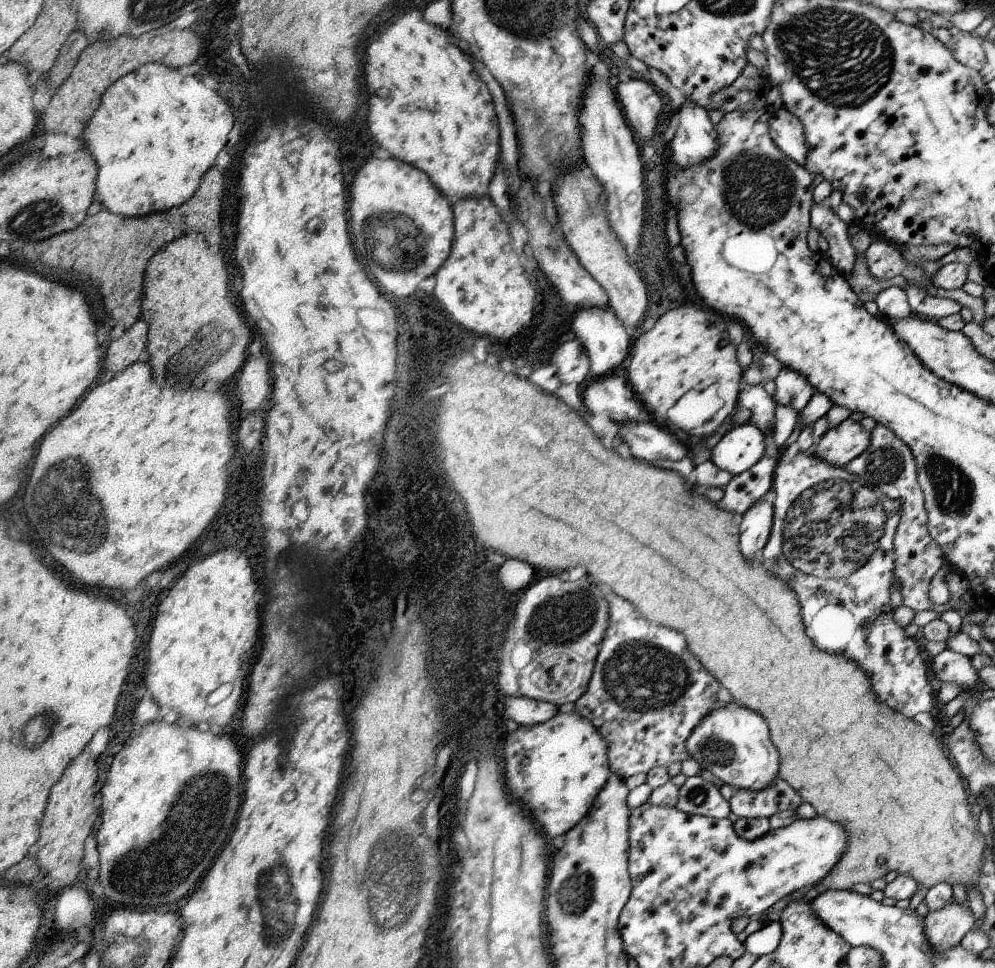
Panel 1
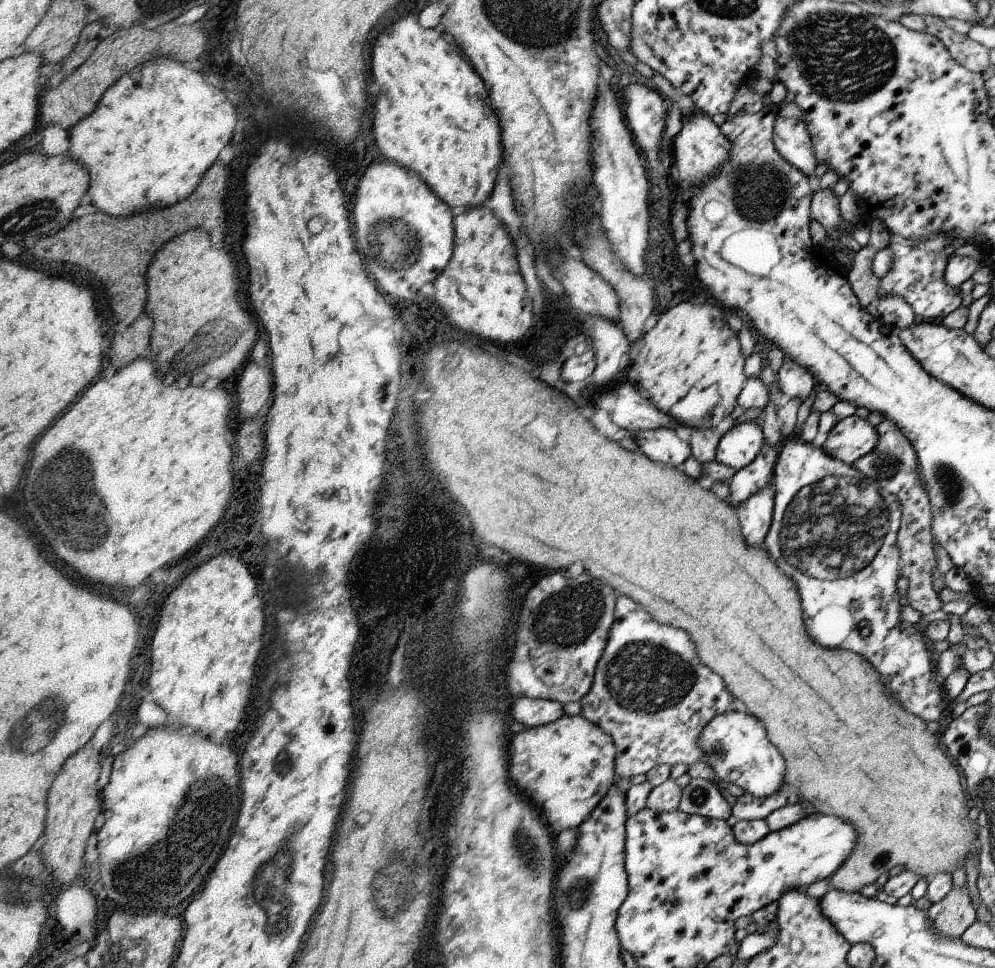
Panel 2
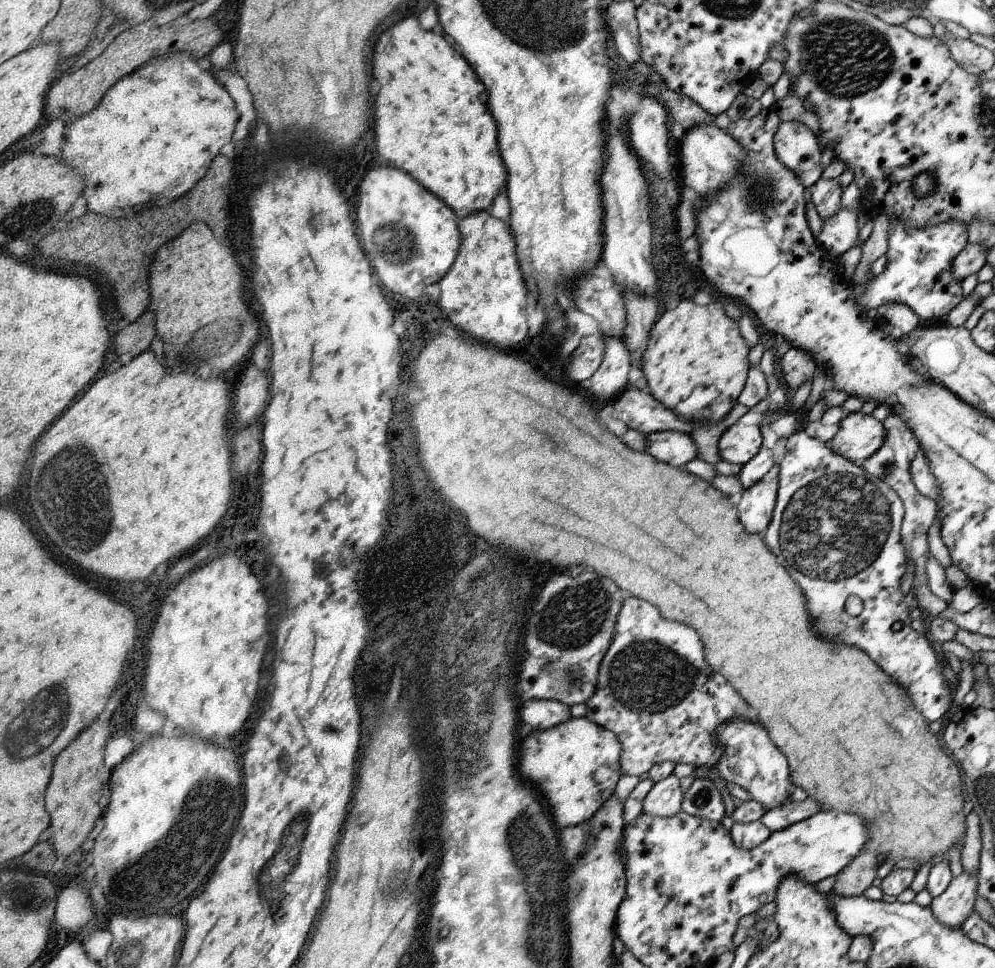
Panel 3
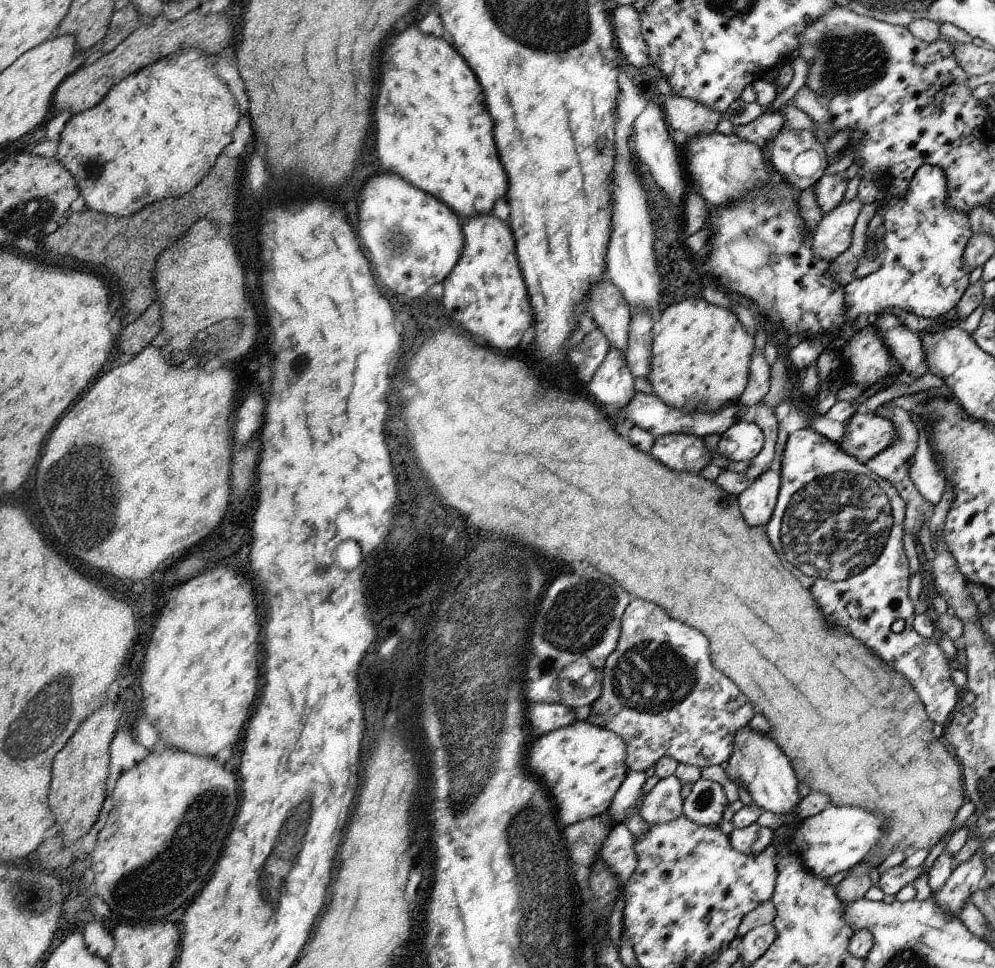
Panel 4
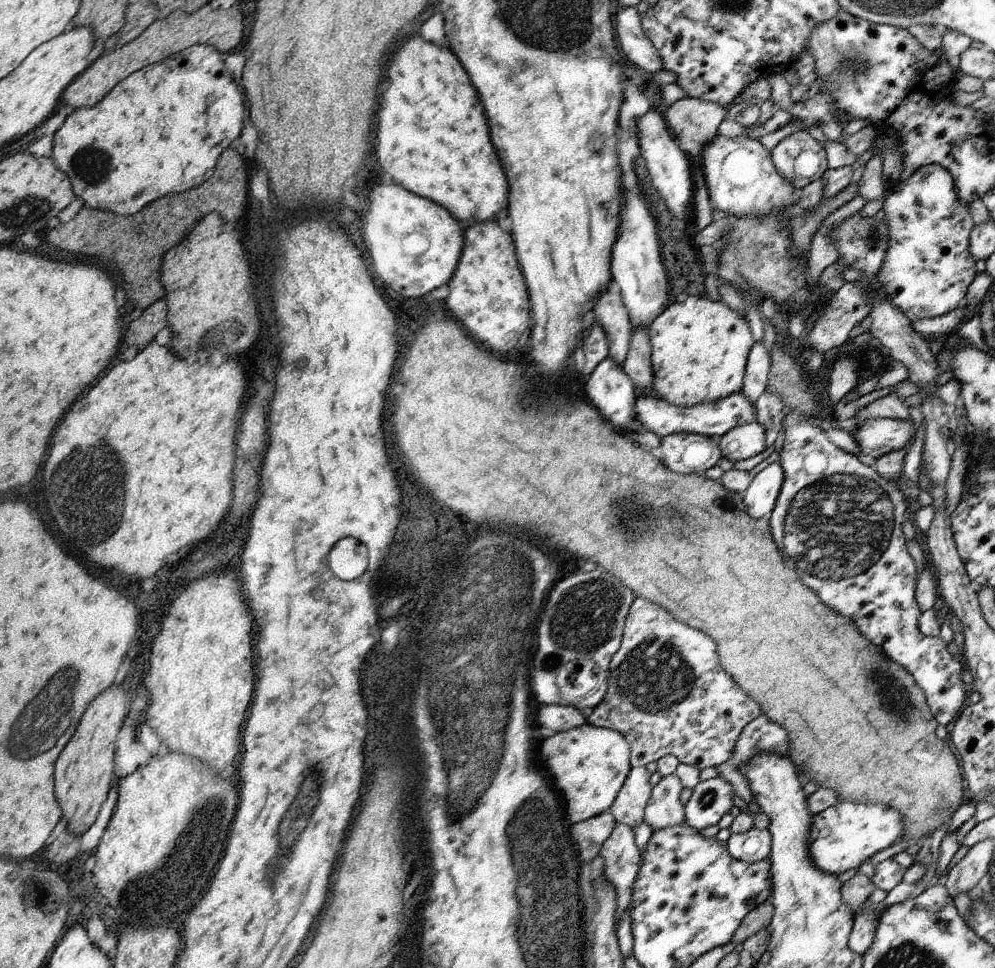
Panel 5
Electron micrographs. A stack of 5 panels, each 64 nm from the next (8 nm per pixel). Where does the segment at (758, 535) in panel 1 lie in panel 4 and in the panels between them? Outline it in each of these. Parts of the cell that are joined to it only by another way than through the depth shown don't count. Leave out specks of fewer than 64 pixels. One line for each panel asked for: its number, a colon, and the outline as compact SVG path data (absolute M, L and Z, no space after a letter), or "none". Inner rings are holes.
2: M769 478L767 488L763 488L759 494L753 494L745 504L737 508L737 512L741 514L741 532L745 534L745 544L753 548L763 546L773 520L773 498L775 486L773 478Z
3: M771 472L761 478L759 484L755 484L751 490L745 490L737 508L741 514L741 524L745 524L745 532L749 536L763 536L767 530L771 518L773 518L773 508L777 500L777 474Z
4: M775 464L739 494L741 516L745 516L745 520L749 520L753 528L765 528L765 524L769 522L777 502L779 486L781 486L781 472L779 466Z

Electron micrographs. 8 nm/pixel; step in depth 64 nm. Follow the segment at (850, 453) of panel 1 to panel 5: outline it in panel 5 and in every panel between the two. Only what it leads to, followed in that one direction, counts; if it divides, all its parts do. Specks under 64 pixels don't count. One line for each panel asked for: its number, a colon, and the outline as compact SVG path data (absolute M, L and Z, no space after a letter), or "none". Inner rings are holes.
2: M849 416L829 430L821 448L833 460L843 462L845 466L853 466L853 462L875 448L877 440L877 428L873 428L867 420Z
3: M849 414L837 424L837 428L837 434L827 442L827 446L855 466L861 466L865 458L871 458L885 440L883 422L877 422L871 414Z
4: M857 410L845 424L843 438L837 446L859 464L865 464L883 452L893 440L897 440L897 428L889 420L875 412Z
5: M871 418L857 420L857 428L851 432L857 446L857 460L863 462L863 456L879 458L889 452L897 452L907 446L915 436L913 420L891 420L891 418Z

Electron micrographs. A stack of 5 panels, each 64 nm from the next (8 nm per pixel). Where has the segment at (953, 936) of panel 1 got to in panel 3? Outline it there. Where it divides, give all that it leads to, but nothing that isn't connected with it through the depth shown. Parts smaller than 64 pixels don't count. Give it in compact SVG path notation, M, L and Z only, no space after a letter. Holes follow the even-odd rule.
M959 874L951 880L945 892L931 900L931 912L943 926L959 930L967 916L973 914L973 904L977 900L977 874Z

